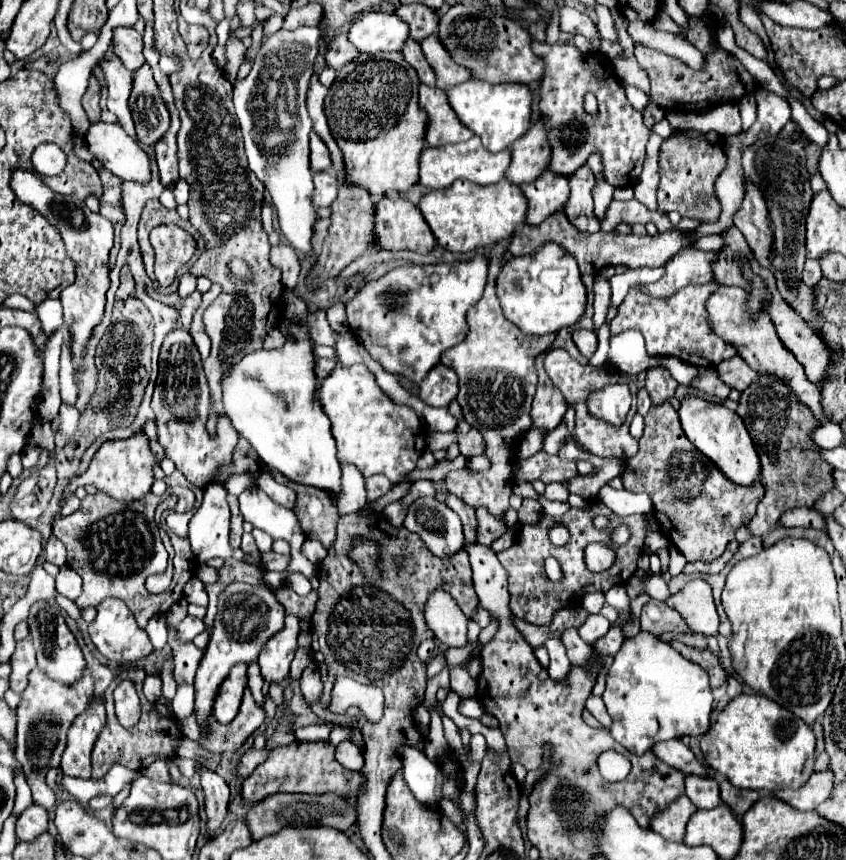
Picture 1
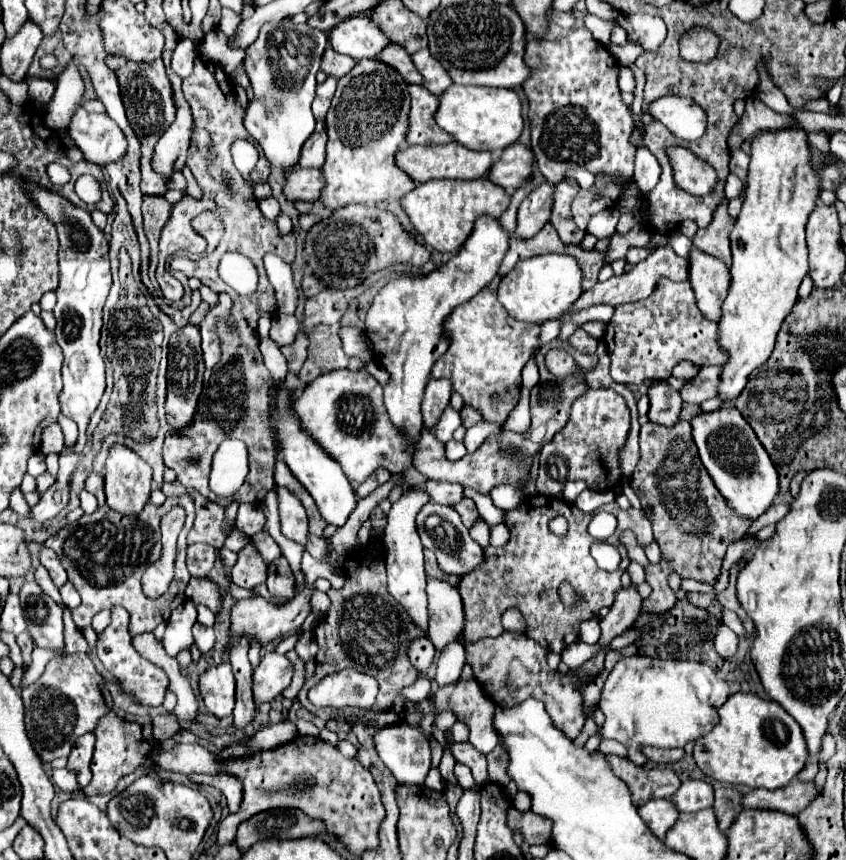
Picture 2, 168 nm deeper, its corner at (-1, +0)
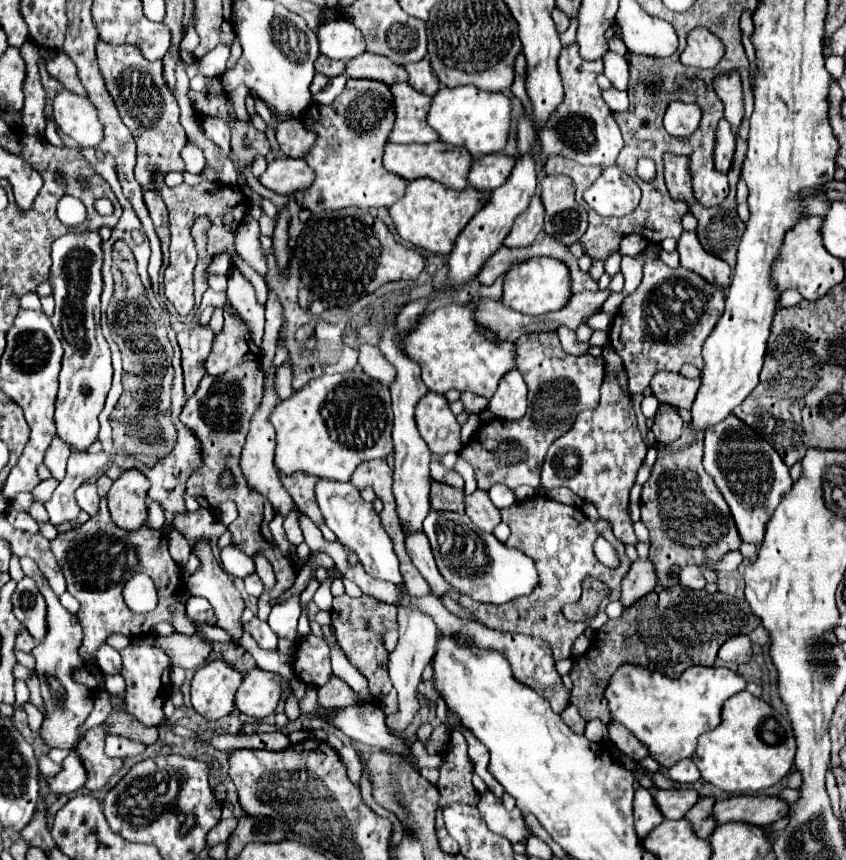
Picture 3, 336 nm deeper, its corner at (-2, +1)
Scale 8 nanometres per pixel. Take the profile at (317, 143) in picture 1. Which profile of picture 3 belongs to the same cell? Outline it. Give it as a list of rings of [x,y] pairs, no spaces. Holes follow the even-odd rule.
[[[285,121],[277,125],[277,141],[281,151],[287,157],[301,157],[303,153],[307,153],[313,143],[315,143],[315,135],[307,129],[303,129],[301,121]]]

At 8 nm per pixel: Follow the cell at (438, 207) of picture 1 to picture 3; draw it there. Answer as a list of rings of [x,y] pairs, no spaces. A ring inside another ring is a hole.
[[[415,179],[407,183],[405,195],[389,207],[389,215],[401,239],[429,253],[449,255],[457,235],[471,221],[471,217],[487,203],[487,199],[487,193],[477,191],[473,187],[465,187],[463,191],[451,191],[433,179]]]

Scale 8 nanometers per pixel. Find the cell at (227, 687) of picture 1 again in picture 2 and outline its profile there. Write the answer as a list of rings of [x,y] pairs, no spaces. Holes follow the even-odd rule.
[[[222,662],[206,670],[200,678],[200,696],[206,708],[216,718],[226,718],[232,714],[234,690],[236,690],[236,680],[234,680],[230,662]]]

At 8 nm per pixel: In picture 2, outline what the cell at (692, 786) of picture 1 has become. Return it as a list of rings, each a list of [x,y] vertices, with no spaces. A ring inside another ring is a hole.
[[[686,780],[672,796],[672,802],[680,812],[698,812],[704,808],[712,808],[714,788],[706,780]]]

